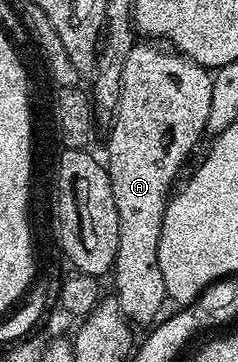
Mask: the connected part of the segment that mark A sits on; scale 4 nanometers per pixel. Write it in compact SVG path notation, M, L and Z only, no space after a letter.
M156 43L144 44L148 45L136 45L124 55L120 101L110 125L112 134L108 137L108 161L106 160L110 187L114 191L114 207L118 207L120 236L114 266L114 299L120 304L124 316L136 327L151 326L161 316L160 308L166 305L162 267L158 267L158 243L162 235L164 209L169 203L173 192L172 184L175 183L184 160L191 155L192 148L199 143L200 137L205 136L204 128L210 115L212 98L212 77L203 65L194 63L171 48L161 47Z

